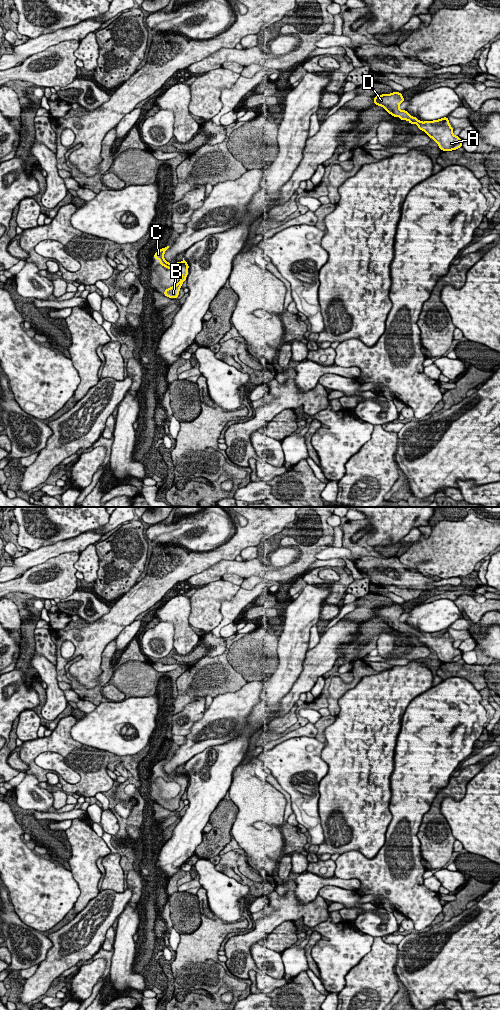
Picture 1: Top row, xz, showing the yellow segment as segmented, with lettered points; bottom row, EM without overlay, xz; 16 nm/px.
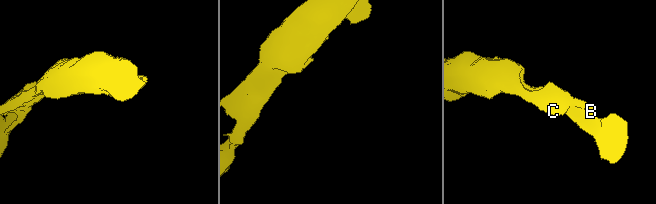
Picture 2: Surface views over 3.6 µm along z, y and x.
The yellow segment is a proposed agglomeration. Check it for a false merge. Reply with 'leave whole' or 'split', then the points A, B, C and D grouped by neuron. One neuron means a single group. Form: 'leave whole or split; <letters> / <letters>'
leave whole; A B C D

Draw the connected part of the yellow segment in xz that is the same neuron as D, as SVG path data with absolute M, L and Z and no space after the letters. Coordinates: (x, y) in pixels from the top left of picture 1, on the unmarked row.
M393 604L374 609L375 617L382 618L389 626L406 632L409 636L417 636L431 651L435 652L442 663L452 663L462 659L462 651L453 646L448 629L422 634L411 628L406 622L400 622L400 616L405 613L402 605Z

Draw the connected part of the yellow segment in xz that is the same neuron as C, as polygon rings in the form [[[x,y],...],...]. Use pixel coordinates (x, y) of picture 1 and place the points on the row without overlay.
[[[169,758],[164,759],[157,763],[154,767],[154,771],[158,771],[160,773],[160,777],[168,780],[168,781],[174,781],[177,782],[181,786],[181,791],[180,793],[175,797],[172,798],[164,803],[164,807],[169,810],[174,810],[176,811],[179,808],[179,802],[183,796],[183,794],[186,792],[186,789],[188,787],[188,780],[189,777],[187,774],[184,772],[182,774],[177,774],[175,776],[169,775],[164,771],[164,765],[165,763],[169,760]]]

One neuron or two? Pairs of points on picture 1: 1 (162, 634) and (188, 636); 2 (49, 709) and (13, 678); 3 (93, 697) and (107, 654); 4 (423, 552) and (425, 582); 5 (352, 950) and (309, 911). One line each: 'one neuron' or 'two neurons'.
1: two neurons
2: two neurons
3: one neuron
4: two neurons
5: two neurons

